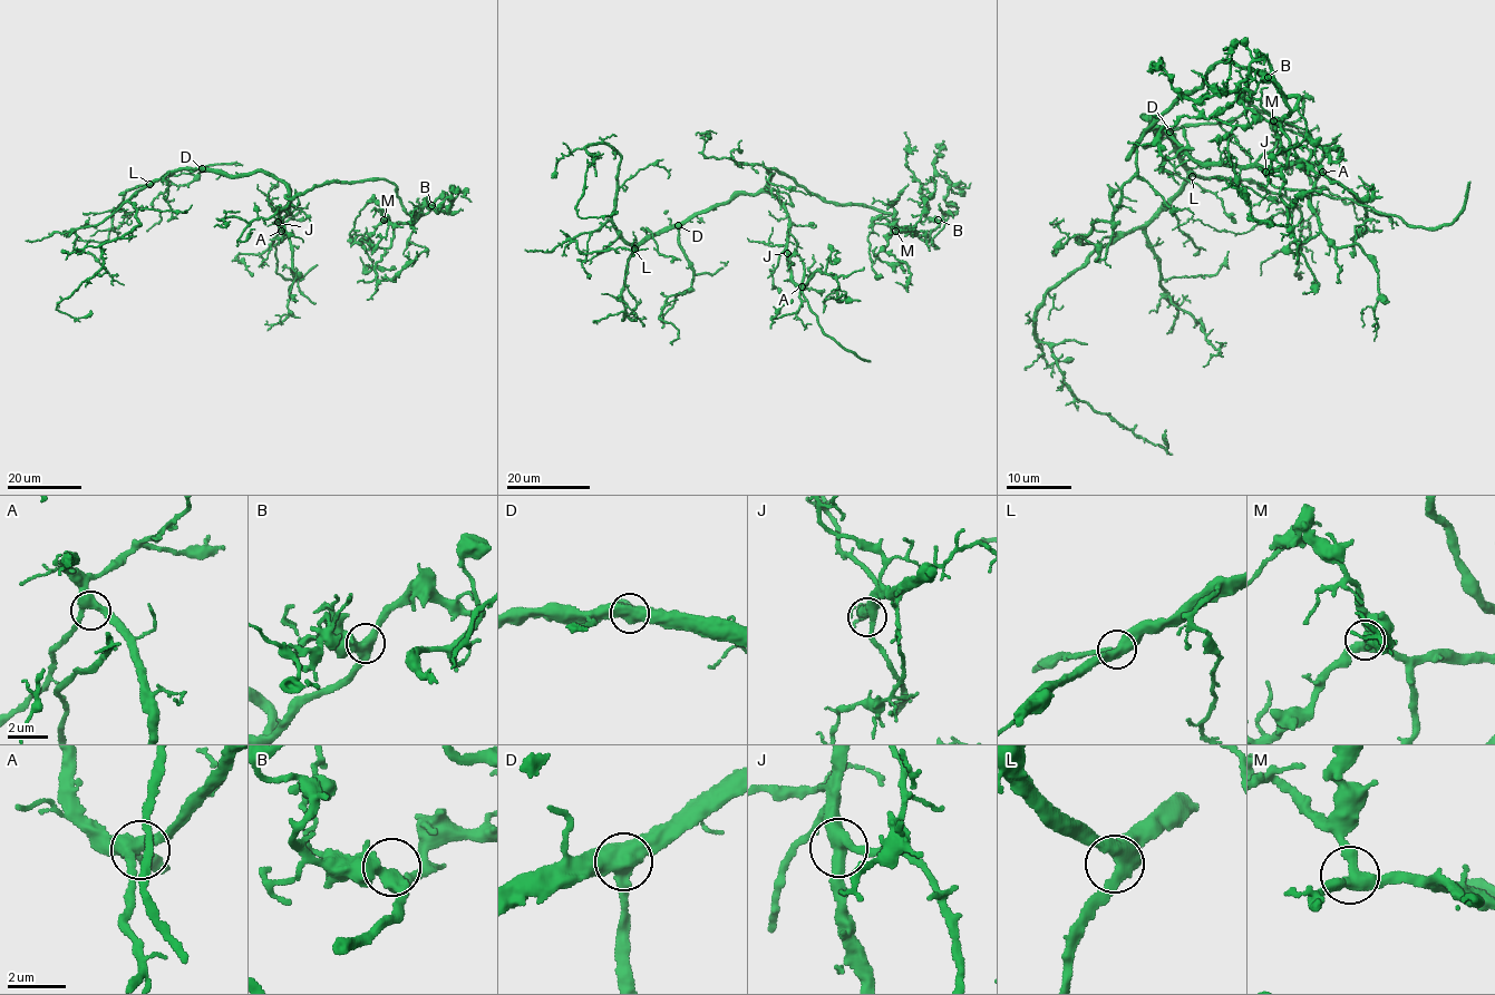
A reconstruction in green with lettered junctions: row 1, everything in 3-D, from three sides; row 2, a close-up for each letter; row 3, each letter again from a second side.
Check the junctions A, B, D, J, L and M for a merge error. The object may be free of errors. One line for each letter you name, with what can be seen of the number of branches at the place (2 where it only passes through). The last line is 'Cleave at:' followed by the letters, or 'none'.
Cleave at: none

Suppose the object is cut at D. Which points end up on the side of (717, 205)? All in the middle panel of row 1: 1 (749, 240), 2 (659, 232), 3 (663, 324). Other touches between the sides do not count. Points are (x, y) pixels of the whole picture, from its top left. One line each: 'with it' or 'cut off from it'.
1: with it
2: with it
3: cut off from it

